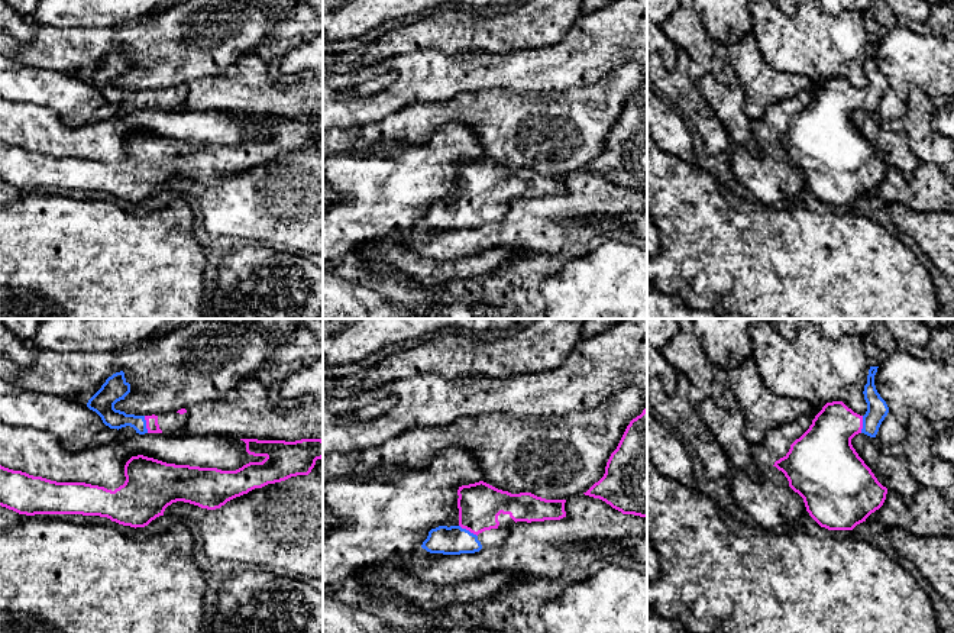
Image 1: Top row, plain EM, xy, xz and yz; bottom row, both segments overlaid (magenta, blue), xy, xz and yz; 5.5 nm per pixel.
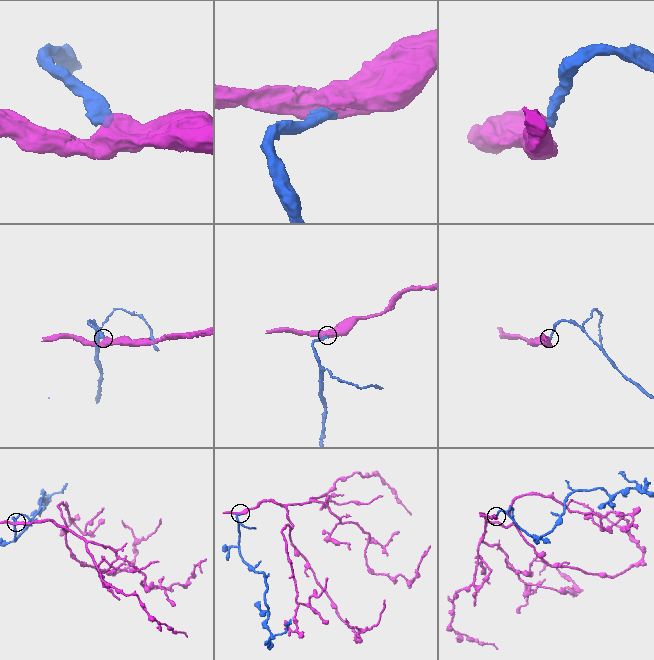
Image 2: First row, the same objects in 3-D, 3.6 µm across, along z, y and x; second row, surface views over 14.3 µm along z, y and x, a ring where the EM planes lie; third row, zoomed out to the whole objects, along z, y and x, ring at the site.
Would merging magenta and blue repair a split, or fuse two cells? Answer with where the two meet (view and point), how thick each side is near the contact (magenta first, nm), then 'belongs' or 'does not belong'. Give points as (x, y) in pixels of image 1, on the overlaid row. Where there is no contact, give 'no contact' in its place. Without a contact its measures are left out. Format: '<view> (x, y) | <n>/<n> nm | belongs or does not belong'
xz (468, 529) | 240/160 nm | belongs

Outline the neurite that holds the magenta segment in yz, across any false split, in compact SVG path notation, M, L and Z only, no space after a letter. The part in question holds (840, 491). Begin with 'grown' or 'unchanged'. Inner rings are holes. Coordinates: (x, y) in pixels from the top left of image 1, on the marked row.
grown; M877 368L869 369L863 391L867 403L864 416L843 401L827 403L809 429L773 465L803 498L809 516L828 530L853 530L886 500L887 488L851 445L858 433L876 437L889 413L874 385Z

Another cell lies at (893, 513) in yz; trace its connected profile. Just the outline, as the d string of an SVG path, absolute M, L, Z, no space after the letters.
M919 487L909 504L889 490L883 506L871 513L866 523L883 529L908 529L912 535L922 537L954 539L954 506L935 488Z

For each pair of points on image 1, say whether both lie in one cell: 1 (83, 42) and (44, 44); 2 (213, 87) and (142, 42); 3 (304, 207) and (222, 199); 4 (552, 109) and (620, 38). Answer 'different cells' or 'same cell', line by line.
1: same cell
2: different cells
3: same cell
4: different cells

